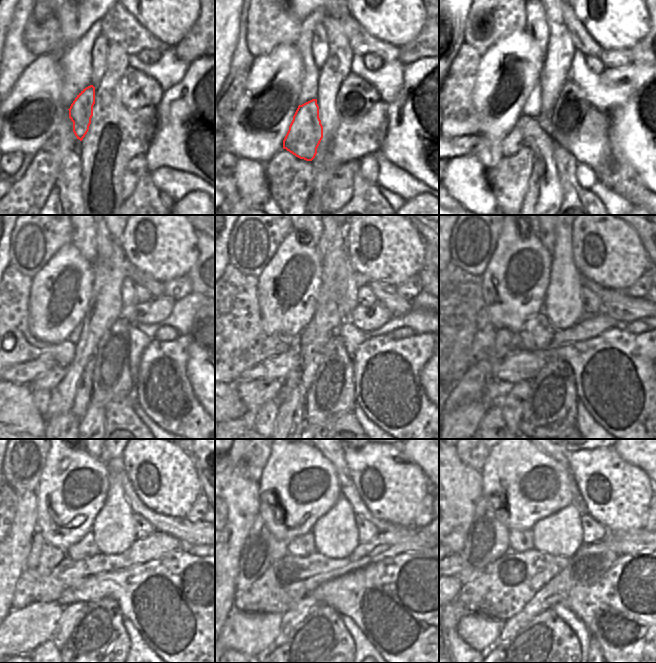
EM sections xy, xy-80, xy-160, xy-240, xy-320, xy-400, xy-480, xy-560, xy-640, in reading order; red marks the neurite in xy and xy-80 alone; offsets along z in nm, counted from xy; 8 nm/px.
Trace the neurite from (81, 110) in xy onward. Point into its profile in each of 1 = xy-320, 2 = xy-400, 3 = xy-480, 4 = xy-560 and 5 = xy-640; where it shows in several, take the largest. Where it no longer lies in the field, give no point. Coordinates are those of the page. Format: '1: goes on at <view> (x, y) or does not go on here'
1: goes on at xy-320 (253, 394)
2: goes on at xy-400 (463, 409)
3: goes on at xy-480 (21, 598)
4: goes on at xy-560 (241, 586)
5: goes on at xy-640 (463, 578)

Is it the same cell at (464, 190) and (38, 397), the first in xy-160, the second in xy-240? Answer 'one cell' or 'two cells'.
two cells

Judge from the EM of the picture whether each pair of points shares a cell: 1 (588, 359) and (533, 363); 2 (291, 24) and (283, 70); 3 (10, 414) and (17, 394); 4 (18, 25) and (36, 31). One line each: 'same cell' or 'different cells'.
1: same cell
2: different cells
3: same cell
4: different cells

